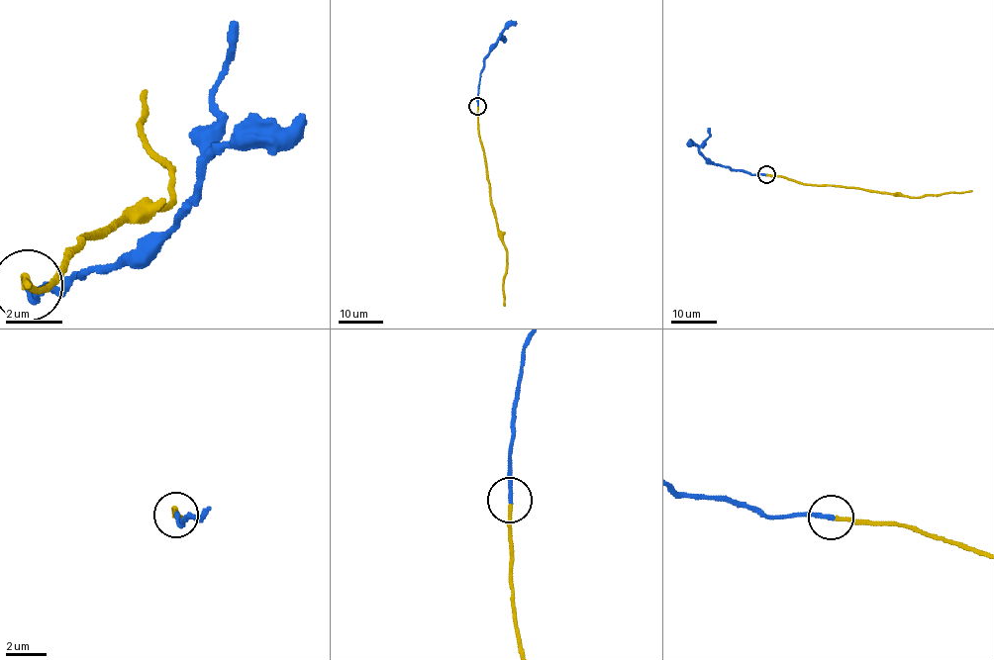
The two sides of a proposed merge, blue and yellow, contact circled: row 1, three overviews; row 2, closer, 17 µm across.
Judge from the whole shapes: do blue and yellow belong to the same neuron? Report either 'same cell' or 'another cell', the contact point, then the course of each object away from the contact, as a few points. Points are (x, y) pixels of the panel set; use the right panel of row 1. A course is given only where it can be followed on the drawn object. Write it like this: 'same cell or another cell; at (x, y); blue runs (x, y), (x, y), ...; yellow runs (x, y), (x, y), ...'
same cell; at (766, 174); blue runs (766, 175), (714, 164), (699, 151), (701, 144), (710, 136), (708, 128); yellow runs (766, 175), (806, 184), (867, 189), (913, 197), (971, 191)

